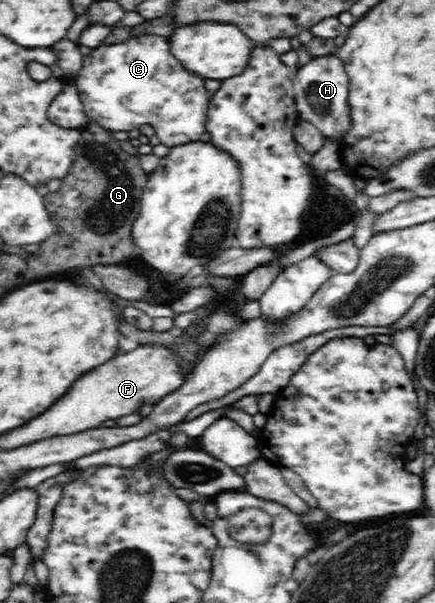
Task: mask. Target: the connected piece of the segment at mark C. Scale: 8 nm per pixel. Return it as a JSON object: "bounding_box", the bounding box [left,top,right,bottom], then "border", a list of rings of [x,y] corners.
{"bounding_box":[71,34,212,148],"border":[[[144,34],[114,45],[93,48],[84,57],[81,70],[71,79],[80,94],[83,111],[101,128],[129,132],[148,124],[154,128],[159,143],[168,148],[200,141],[206,130],[207,112],[212,94],[204,86],[204,78],[188,71],[169,51],[169,38]]]}

